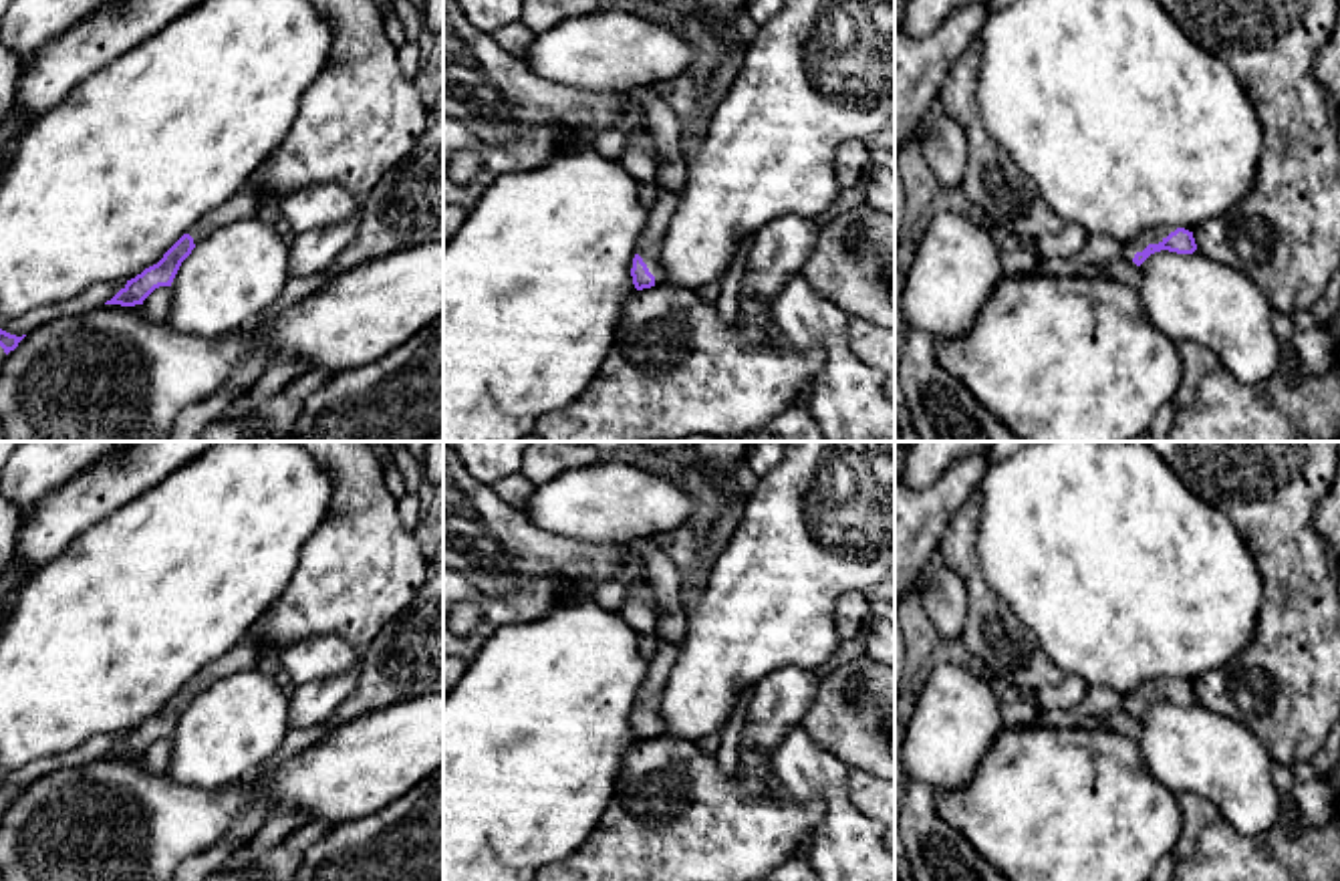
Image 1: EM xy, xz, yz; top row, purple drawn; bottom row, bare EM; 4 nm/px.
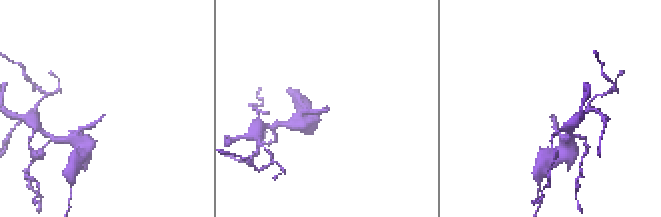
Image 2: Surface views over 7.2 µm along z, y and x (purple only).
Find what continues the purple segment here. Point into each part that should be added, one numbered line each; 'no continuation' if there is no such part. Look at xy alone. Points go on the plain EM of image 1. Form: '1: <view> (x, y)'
1: xy (246, 654)

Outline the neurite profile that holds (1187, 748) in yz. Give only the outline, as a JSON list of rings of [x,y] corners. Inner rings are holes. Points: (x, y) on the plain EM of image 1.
[[[1161,702],[1141,718],[1136,740],[1153,778],[1177,796],[1201,794],[1211,800],[1219,816],[1243,835],[1263,835],[1280,823],[1282,792],[1274,784],[1271,756],[1257,736],[1243,724],[1217,716],[1199,702],[1177,706]]]

